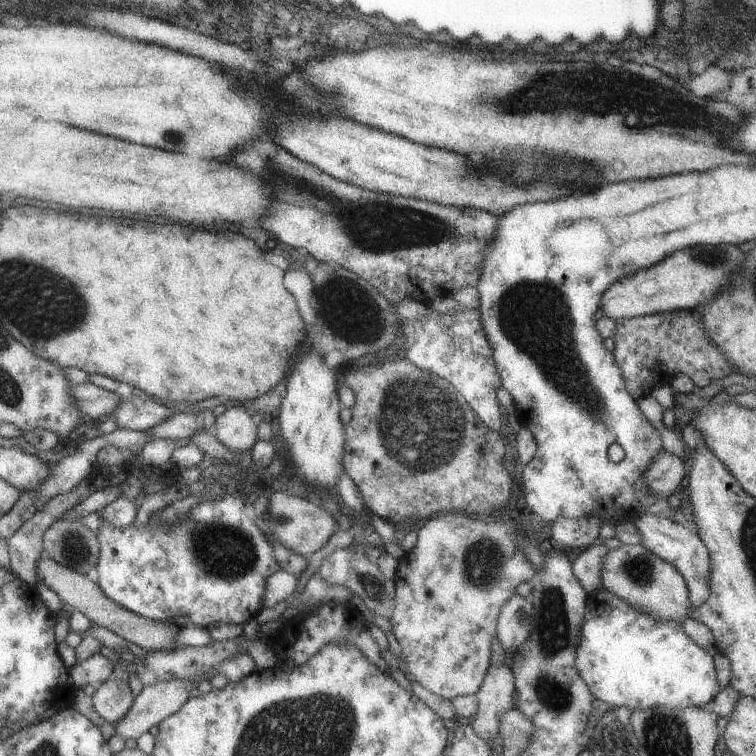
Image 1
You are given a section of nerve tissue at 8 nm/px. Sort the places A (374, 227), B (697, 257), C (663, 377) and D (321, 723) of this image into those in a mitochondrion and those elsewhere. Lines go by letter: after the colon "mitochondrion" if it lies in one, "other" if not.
A: mitochondrion
B: mitochondrion
C: other
D: mitochondrion

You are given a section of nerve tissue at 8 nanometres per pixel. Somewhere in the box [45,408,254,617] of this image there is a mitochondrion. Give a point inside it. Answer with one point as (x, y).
(74, 548)

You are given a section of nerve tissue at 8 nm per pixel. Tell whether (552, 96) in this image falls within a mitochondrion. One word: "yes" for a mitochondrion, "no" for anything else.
yes

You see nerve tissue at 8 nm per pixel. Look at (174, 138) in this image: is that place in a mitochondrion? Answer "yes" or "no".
no

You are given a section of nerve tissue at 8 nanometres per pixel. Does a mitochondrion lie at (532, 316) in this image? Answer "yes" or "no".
yes

